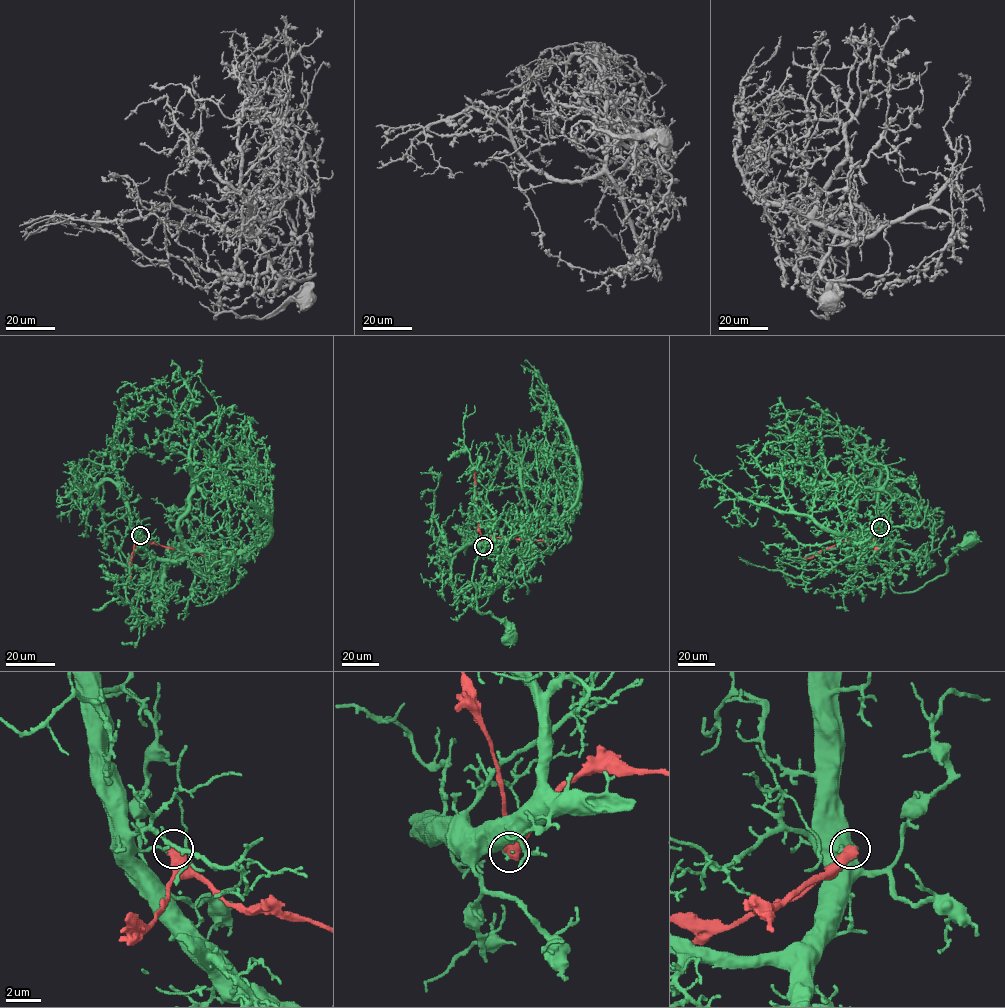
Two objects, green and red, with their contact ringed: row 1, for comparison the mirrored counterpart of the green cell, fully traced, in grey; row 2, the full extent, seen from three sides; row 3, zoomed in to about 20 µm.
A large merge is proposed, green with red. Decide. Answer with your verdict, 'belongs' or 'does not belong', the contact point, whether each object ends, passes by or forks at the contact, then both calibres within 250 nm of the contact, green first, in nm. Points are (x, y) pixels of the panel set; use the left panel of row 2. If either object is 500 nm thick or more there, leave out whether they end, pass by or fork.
does not belong | (140, 535) | 180/650 nm

